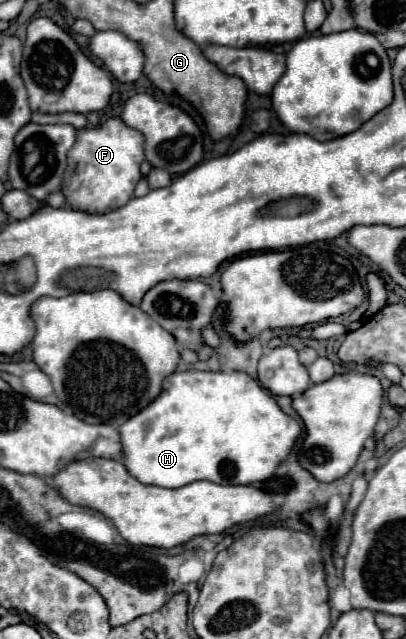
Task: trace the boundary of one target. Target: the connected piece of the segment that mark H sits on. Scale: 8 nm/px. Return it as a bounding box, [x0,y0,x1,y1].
[119,369,299,489]

